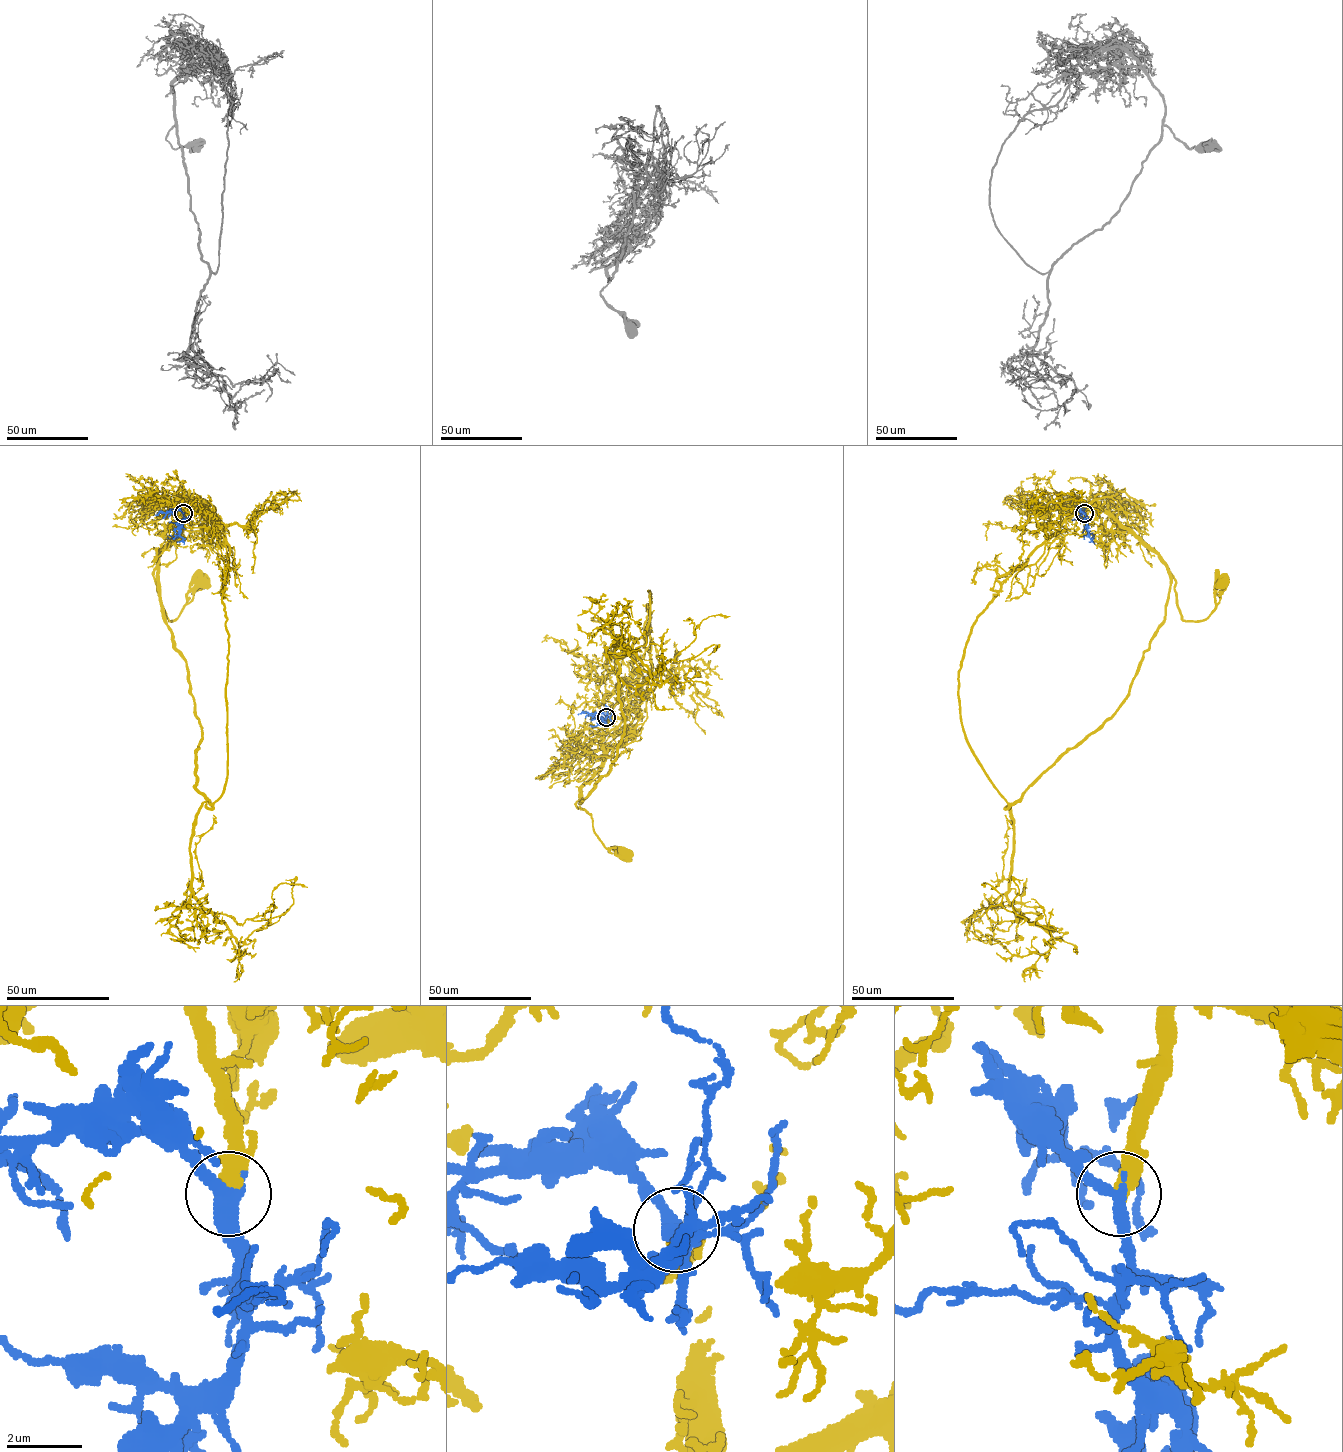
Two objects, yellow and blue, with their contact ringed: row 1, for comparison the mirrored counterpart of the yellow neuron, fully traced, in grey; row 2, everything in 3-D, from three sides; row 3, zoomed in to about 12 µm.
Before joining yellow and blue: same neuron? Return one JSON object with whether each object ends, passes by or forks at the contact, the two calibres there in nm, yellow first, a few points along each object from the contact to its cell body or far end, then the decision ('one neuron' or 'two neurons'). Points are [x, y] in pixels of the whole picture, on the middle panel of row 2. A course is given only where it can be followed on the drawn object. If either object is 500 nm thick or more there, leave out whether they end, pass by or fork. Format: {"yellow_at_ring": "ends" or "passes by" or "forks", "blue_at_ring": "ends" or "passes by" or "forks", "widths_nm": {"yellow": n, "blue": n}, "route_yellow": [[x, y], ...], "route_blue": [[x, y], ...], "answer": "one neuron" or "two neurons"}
{"yellow_at_ring": "ends", "blue_at_ring": "passes by", "widths_nm": {"yellow": 480, "blue": 360}, "route_yellow": [[606, 717], [603, 762], [580, 789], [576, 806], [589, 814], [606, 848], [626, 855]], "route_blue": [[606, 717], [601, 725], [590, 725]], "answer": "one neuron"}

